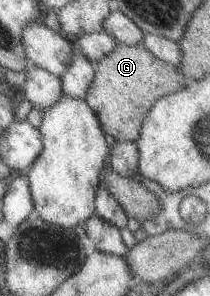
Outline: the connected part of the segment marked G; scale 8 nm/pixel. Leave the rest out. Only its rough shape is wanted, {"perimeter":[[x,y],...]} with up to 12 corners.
{"perimeter":[[141,43],[93,66],[83,100],[134,142],[153,102],[191,81]]}

